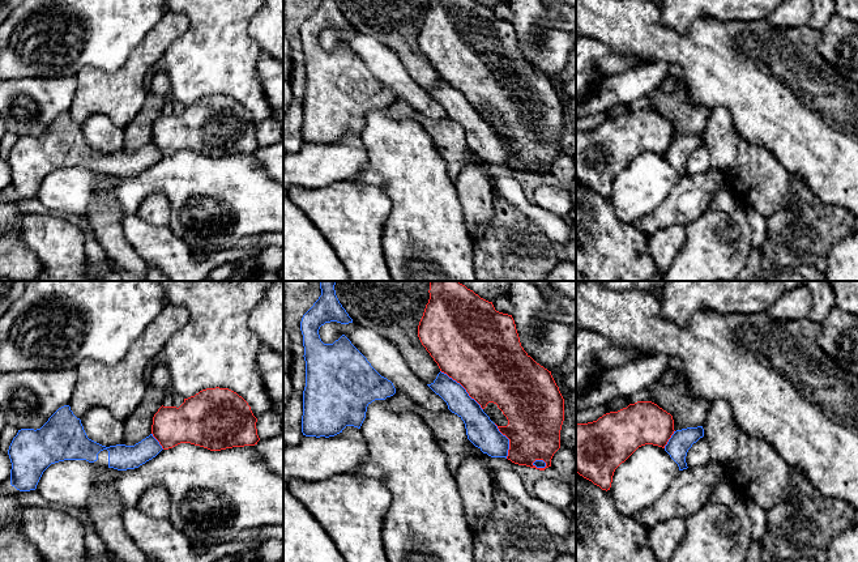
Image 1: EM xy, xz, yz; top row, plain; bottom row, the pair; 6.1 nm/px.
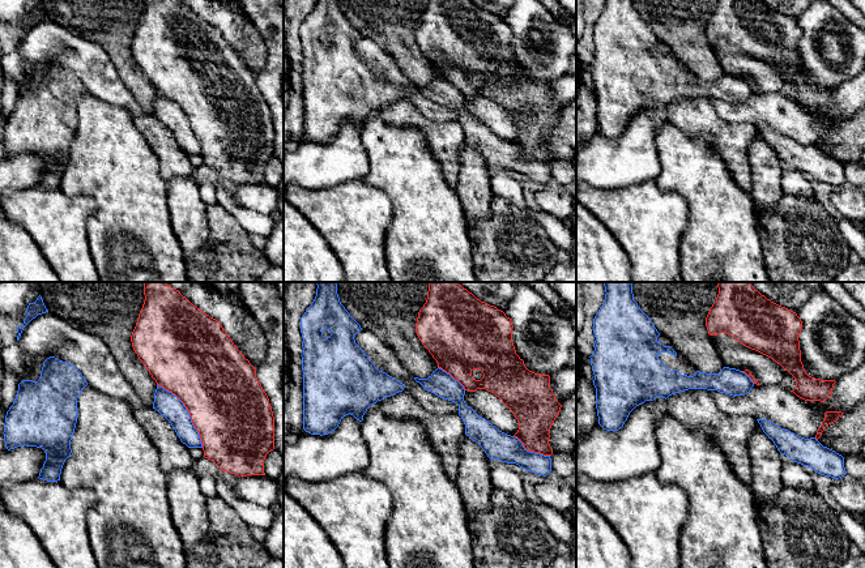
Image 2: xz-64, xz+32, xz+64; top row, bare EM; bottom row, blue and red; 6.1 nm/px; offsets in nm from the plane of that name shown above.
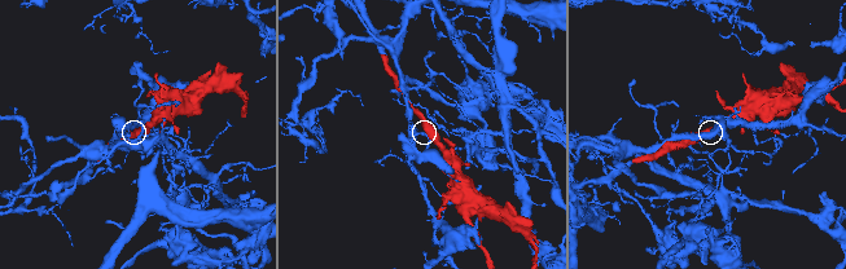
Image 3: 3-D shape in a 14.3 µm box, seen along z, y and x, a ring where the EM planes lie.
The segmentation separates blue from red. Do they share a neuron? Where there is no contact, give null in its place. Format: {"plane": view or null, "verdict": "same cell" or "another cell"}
{"plane": "xz", "verdict": "same cell"}

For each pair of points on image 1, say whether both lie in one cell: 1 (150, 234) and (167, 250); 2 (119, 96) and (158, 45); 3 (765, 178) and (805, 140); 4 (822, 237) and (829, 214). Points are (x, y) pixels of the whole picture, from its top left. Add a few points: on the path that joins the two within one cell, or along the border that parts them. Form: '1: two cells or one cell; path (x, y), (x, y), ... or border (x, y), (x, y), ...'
1: one cell; path (154, 238), (163, 247)
2: one cell; path (128, 82), (135, 68), (145, 58)
3: two cells; border (755, 145), (764, 147), (790, 174)
4: one cell; path (822, 231), (822, 228), (829, 220)

